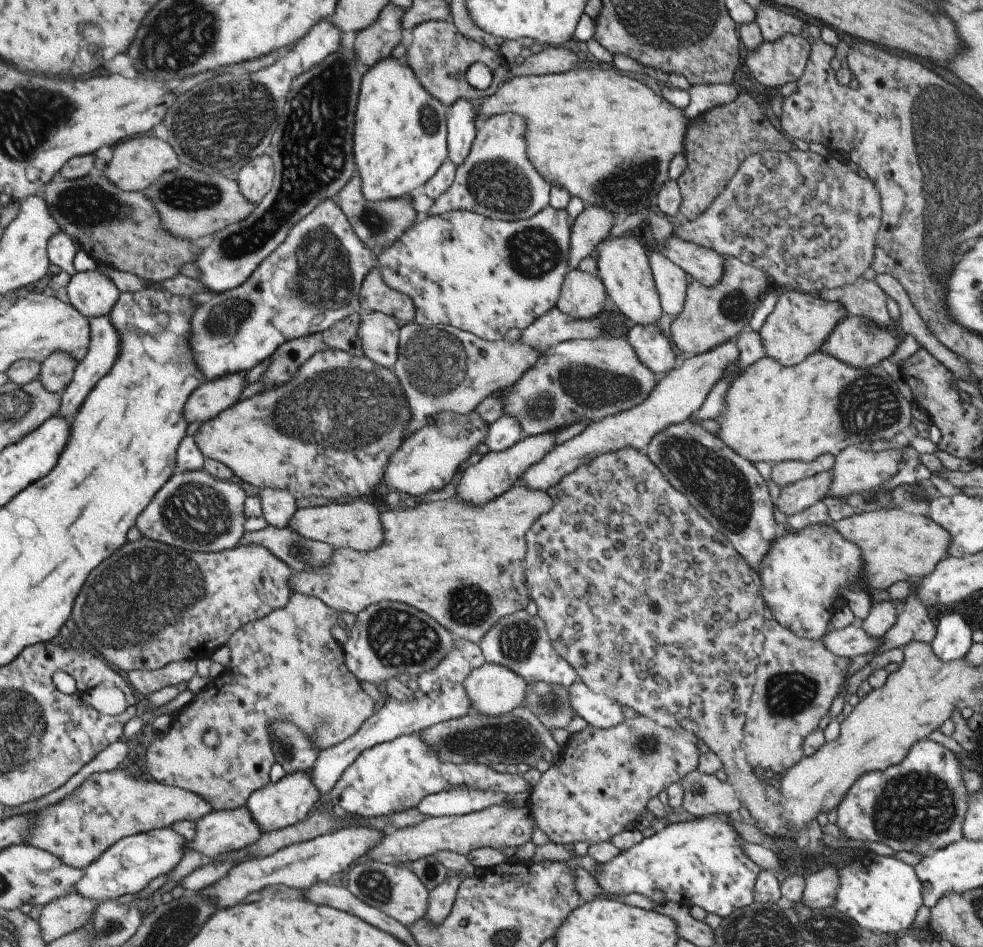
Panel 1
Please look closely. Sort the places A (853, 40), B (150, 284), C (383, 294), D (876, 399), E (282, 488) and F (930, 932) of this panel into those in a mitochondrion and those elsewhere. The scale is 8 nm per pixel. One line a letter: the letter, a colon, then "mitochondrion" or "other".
A: other
B: other
C: other
D: mitochondrion
E: other
F: other

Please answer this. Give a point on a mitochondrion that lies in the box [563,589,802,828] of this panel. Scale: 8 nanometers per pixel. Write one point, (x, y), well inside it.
(644, 746)

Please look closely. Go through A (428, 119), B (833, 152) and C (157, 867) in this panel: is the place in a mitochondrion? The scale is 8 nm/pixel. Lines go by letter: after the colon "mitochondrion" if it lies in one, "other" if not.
A: mitochondrion
B: other
C: other

